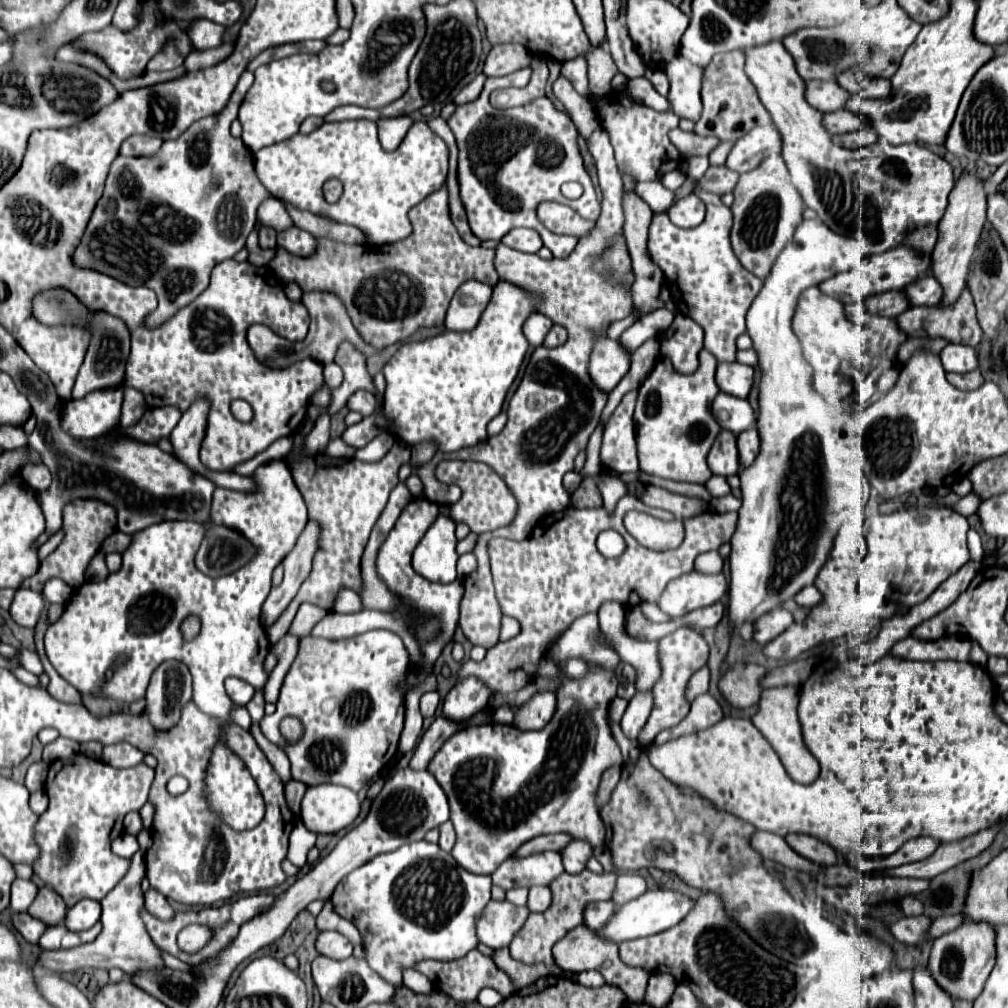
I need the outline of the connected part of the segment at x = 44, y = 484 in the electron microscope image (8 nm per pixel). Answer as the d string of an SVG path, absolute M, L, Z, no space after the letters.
M36 464L36 466L26 466L20 476L24 478L24 482L34 488L34 490L46 490L50 486L50 470L44 464Z

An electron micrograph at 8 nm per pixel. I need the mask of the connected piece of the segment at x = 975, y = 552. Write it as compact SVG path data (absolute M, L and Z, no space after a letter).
M974 530L968 532L968 550L970 550L970 556L972 556L974 562L982 562L984 550L982 550L982 544L980 544L980 536Z

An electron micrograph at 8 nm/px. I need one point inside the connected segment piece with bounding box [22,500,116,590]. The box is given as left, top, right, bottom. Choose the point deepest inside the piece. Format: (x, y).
(88, 523)

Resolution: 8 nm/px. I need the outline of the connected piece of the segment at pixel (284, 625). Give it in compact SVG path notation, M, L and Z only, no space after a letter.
M396 442L380 462L360 462L354 458L336 460L324 454L318 454L318 456L300 458L294 466L290 466L294 482L308 504L310 518L322 518L320 520L322 534L320 534L320 548L314 556L310 576L302 582L298 594L284 610L284 614L270 628L266 628L268 640L272 644L276 644L288 632L296 616L296 610L302 602L312 602L320 608L330 610L340 588L360 590L360 558L366 544L366 536L370 536L372 526L380 518L388 502L390 490L398 484L398 468L408 460L410 460L410 446L406 442L402 444Z

